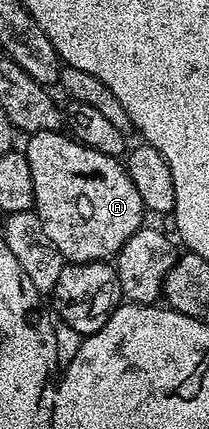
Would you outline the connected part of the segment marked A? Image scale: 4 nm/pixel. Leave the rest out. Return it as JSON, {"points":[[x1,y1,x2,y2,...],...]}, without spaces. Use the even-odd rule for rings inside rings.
{"points":[[36,131,26,136,25,154,29,169,33,169,34,210,45,225,49,241,58,249,67,263,102,263,111,261,119,251,144,226,145,208,126,166,116,156,106,155,72,139,59,131]]}

